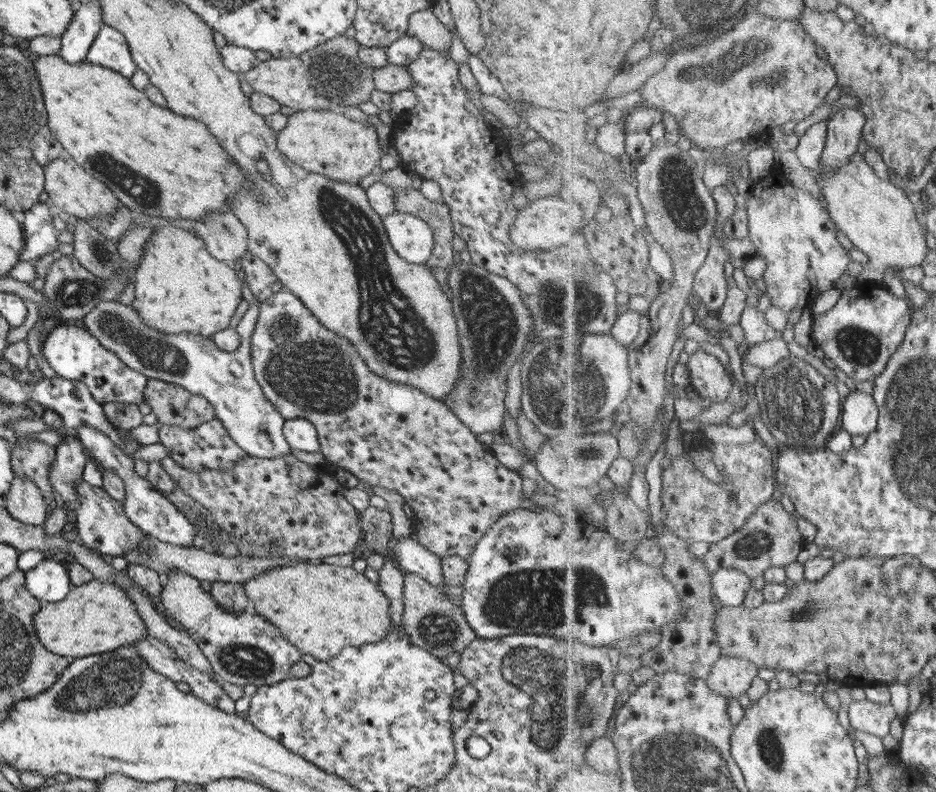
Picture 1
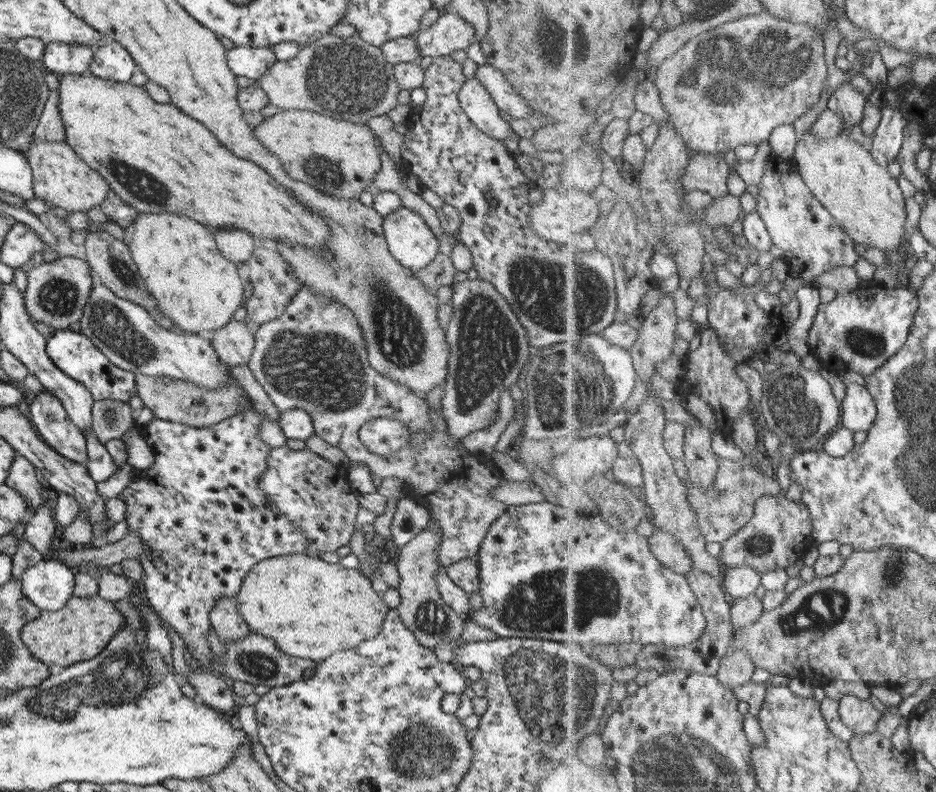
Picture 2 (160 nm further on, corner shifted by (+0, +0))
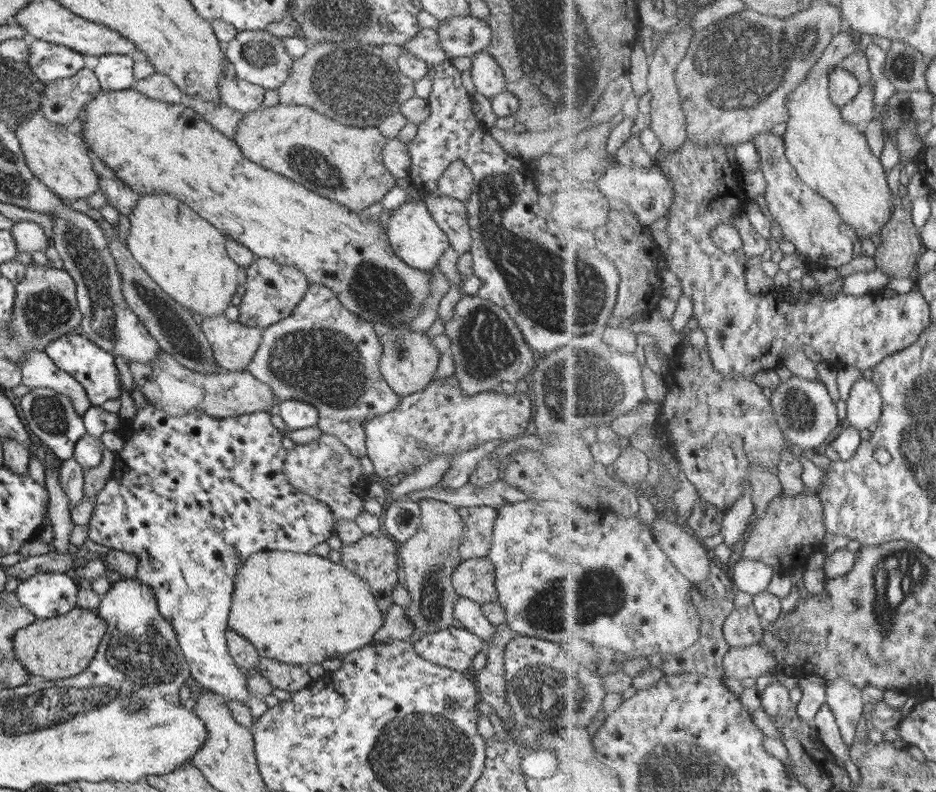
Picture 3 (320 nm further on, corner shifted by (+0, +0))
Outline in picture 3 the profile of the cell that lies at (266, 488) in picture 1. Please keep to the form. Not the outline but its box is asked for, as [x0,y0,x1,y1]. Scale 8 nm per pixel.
[283,433,366,529]

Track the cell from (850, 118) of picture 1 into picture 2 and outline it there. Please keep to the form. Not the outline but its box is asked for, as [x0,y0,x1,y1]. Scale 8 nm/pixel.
[827,81,867,133]

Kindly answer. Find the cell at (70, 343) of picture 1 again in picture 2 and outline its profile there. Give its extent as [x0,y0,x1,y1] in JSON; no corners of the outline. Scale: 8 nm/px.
[45,328,137,403]

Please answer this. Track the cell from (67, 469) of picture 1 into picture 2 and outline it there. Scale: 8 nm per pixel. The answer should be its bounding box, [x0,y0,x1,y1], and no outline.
[28,394,86,464]

